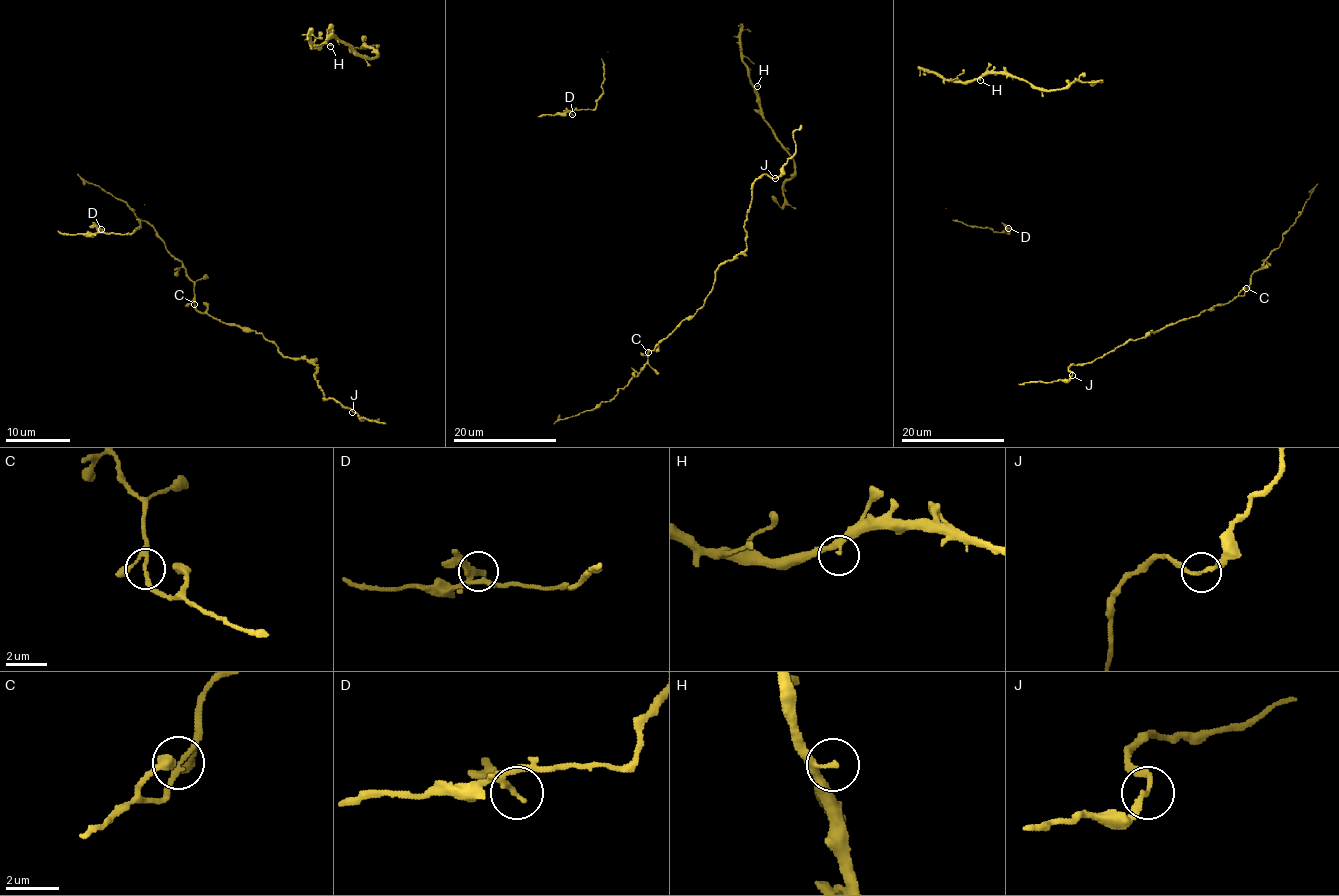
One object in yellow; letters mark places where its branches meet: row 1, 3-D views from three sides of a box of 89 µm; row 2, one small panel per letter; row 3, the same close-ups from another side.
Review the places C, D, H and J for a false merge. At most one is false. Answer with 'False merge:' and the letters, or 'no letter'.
False merge: no letter

